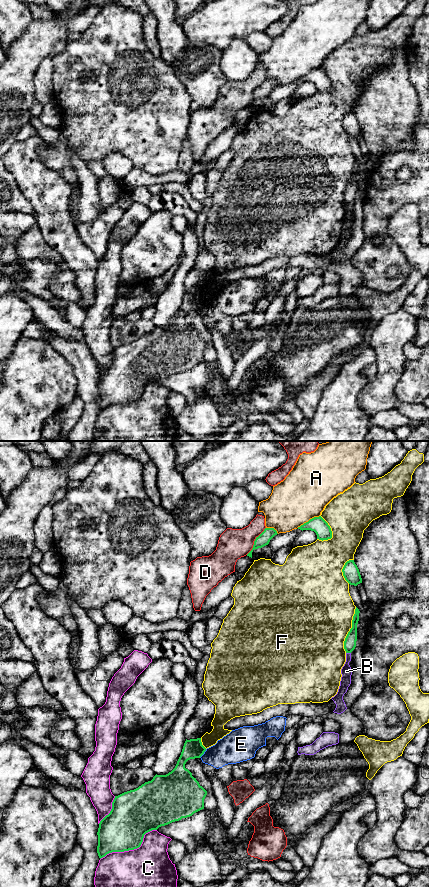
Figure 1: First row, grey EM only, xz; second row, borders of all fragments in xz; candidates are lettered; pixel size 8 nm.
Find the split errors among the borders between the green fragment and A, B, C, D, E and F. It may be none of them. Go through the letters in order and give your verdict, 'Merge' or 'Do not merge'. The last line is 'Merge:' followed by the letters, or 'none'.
A: Do not merge
B: Do not merge
C: Do not merge
D: Do not merge
E: Do not merge
F: Do not merge
Merge: none

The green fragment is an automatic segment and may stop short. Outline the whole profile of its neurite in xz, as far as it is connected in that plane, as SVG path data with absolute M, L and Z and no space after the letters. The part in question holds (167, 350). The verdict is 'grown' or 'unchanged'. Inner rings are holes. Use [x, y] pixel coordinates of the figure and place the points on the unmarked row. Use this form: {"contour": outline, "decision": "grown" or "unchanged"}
{"contour": "M201 290L185 293L175 320L166 327L155 327L151 333L138 340L115 348L112 361L99 375L97 405L99 410L112 404L124 404L137 401L143 394L144 387L161 378L192 368L204 361L207 343L185 320L190 311L200 310L206 300Z", "decision": "unchanged"}

